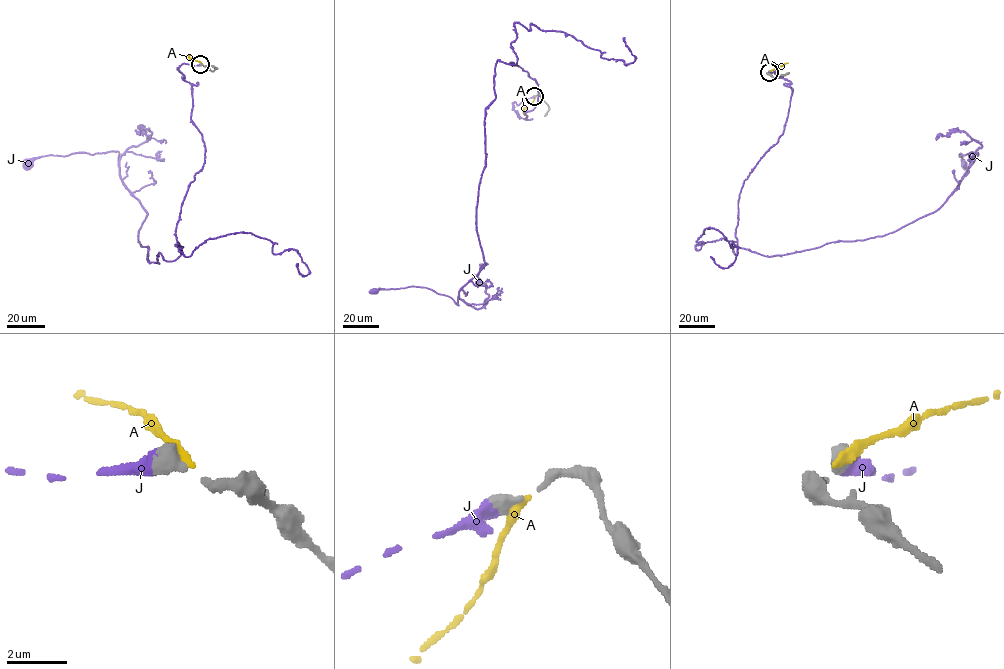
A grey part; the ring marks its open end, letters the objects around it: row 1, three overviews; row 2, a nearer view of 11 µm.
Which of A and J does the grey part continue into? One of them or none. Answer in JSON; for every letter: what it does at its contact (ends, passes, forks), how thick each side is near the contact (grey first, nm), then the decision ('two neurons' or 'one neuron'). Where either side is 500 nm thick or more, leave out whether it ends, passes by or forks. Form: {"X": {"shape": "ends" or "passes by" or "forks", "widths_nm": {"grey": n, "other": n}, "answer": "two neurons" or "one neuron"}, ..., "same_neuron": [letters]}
{"A": {"widths_nm": {"grey": 550, "other": 400}, "answer": "two neurons"}, "J": {"widths_nm": {"grey": 550, "other": 360}, "answer": "one neuron"}, "same_neuron": ["J"]}

